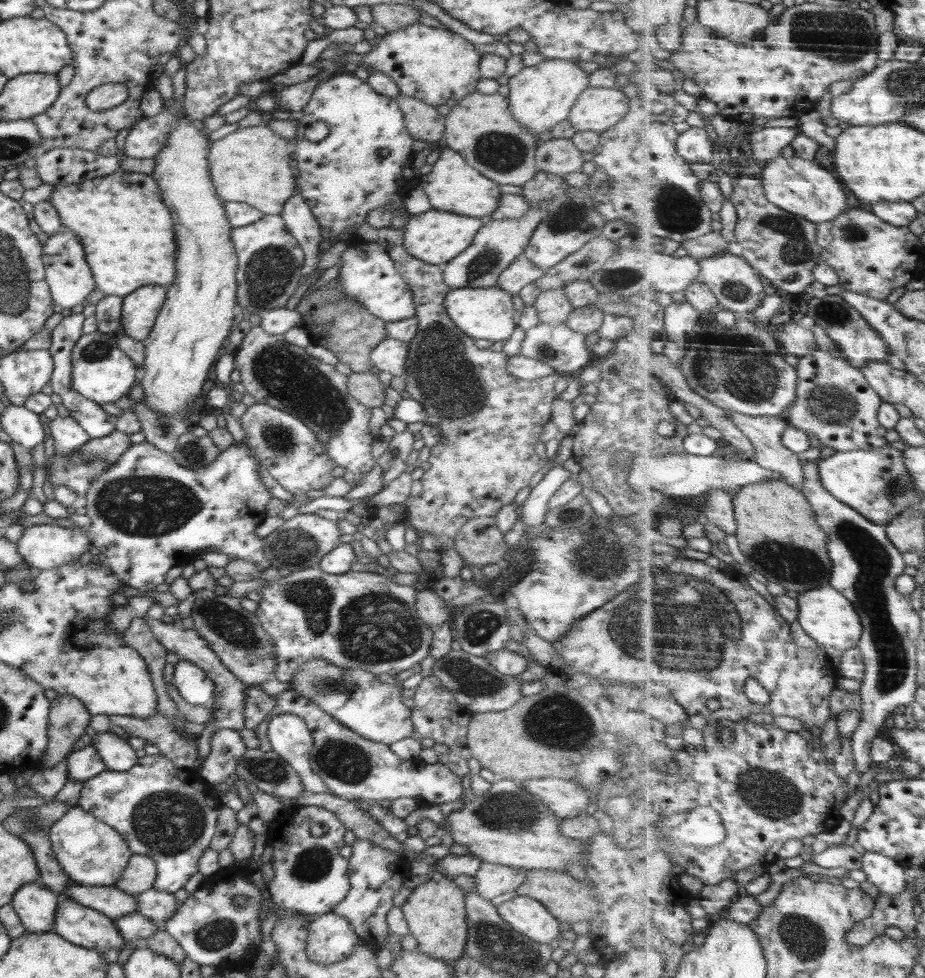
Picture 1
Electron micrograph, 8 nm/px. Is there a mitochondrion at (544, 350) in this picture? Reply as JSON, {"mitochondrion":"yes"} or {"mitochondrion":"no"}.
{"mitochondrion":"yes"}

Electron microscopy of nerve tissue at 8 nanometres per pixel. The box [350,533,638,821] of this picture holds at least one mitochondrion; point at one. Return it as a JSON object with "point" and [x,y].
{"point":[559,721]}

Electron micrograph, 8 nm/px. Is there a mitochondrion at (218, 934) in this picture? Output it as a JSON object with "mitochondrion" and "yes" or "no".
{"mitochondrion":"yes"}

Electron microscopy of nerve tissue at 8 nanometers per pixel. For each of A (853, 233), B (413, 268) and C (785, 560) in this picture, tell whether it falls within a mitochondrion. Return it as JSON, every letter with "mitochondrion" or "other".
{"A":"mitochondrion","B":"other","C":"mitochondrion"}

